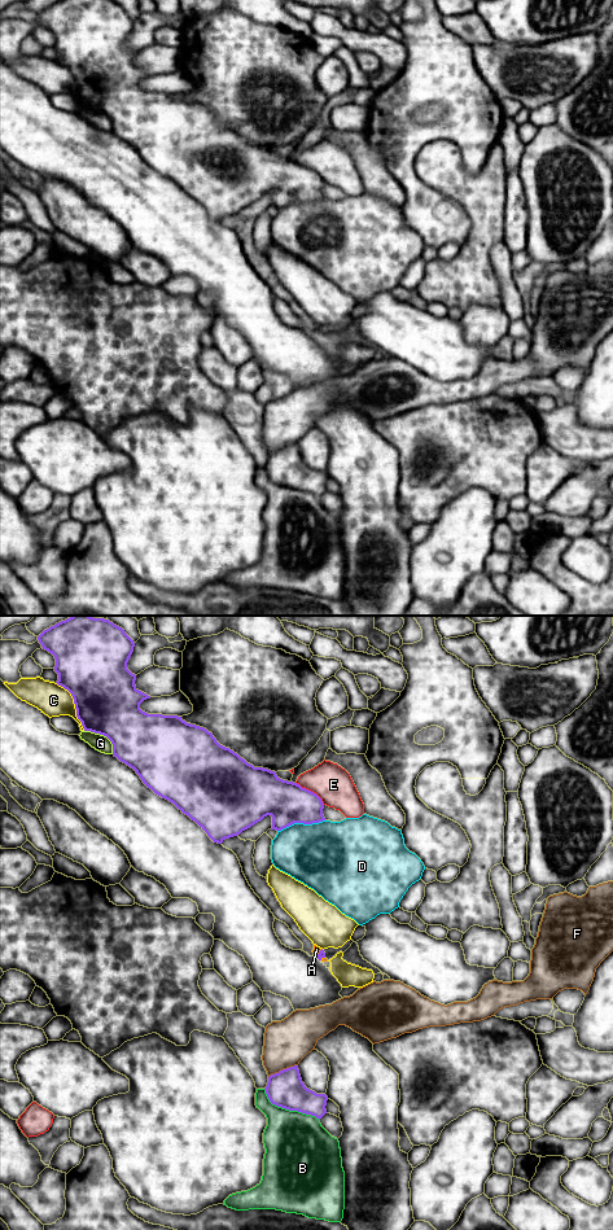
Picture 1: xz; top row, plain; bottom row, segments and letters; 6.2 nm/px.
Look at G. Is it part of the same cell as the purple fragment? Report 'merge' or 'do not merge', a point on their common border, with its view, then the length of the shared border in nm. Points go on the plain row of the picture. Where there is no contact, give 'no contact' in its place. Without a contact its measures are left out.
do not merge; meets purple in xz at (104, 113); contact 240 nm long

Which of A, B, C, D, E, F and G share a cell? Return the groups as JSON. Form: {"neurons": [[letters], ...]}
{"neurons": [["A", "G"], ["B"], ["C"], ["D"], ["E"], ["F"]]}

